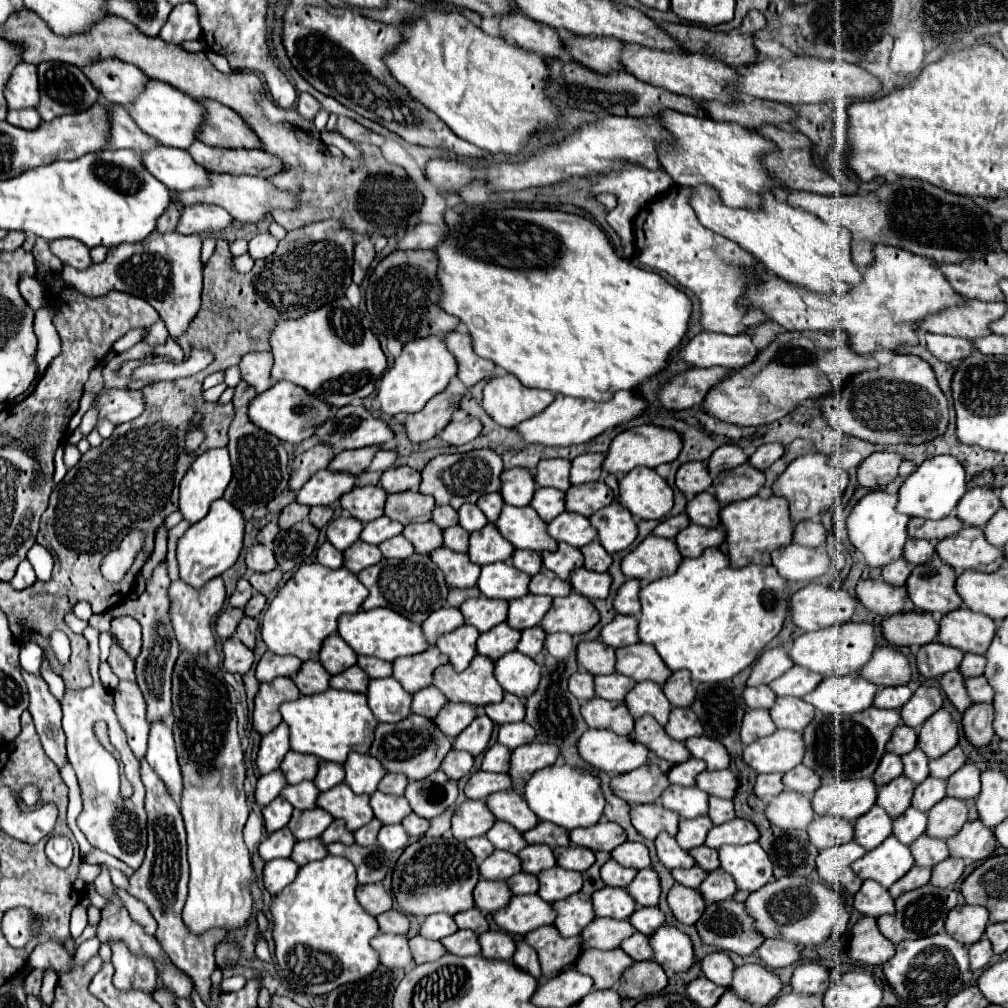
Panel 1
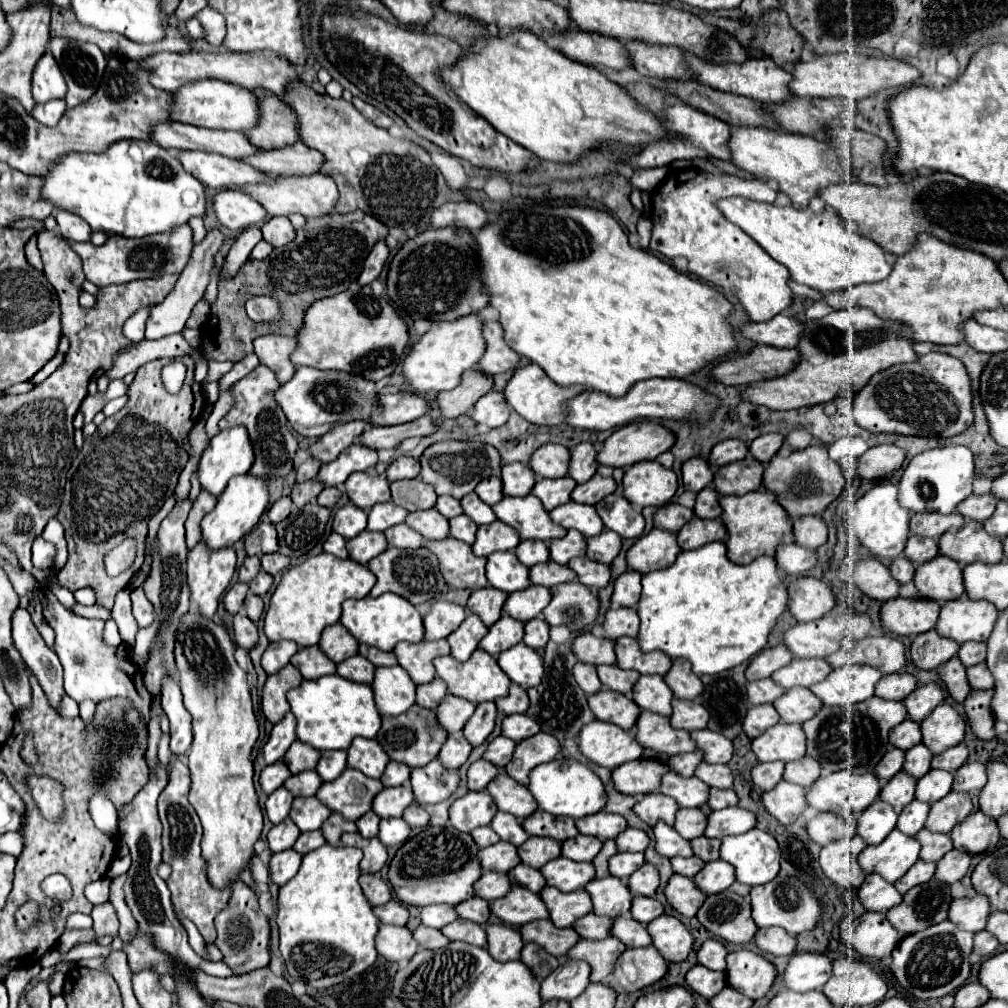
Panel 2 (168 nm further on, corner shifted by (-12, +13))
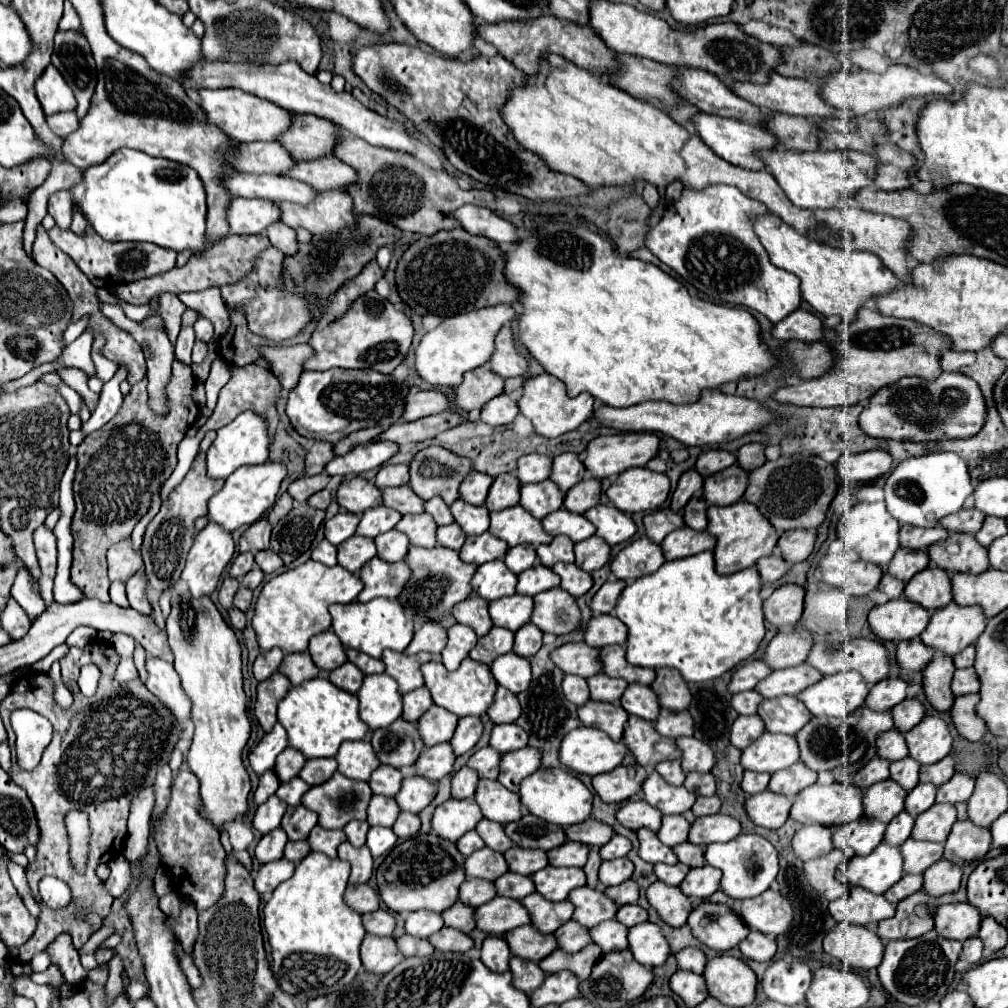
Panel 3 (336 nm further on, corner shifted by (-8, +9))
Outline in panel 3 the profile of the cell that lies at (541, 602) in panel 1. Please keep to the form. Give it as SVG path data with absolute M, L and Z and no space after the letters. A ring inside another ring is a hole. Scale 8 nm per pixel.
M520 594L490 602L490 618L494 626L502 626L512 632L530 622L532 610L534 610L534 600L530 596L520 596Z

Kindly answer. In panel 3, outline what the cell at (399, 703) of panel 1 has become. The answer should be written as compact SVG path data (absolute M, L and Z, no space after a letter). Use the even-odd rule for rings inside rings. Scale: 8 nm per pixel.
M388 674L364 676L356 696L360 700L360 718L370 730L390 726L402 714L402 694Z

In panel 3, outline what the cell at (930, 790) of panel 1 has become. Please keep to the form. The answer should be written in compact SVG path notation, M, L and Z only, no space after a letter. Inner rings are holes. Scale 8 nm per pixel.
M918 784L914 790L908 792L906 798L906 810L916 818L918 814L926 812L936 798L936 786L932 784Z

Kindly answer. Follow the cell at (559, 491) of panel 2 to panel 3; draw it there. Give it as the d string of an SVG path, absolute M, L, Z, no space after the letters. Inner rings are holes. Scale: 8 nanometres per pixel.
M548 480L538 484L524 484L520 488L520 506L538 520L562 508L562 502L564 502L564 492L560 492L558 486L552 486L552 482Z

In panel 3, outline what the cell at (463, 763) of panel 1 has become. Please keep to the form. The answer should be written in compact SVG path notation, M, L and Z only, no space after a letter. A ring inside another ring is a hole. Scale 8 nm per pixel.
M448 742L436 744L436 746L432 746L432 748L422 750L420 758L418 758L416 764L414 764L414 768L416 768L414 774L438 782L440 778L444 778L446 774L452 772L454 760L456 760L456 756L454 756L452 746L450 746Z

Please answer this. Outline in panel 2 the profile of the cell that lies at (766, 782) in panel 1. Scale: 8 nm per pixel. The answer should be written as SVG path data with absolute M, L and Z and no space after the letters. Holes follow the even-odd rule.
M776 760L770 764L756 764L752 768L752 780L756 786L760 786L762 790L772 790L784 774L784 762Z

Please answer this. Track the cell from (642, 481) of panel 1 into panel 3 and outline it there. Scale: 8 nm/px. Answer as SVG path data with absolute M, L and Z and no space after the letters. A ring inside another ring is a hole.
M628 468L606 490L608 500L622 512L648 512L664 504L670 492L666 474L648 468Z

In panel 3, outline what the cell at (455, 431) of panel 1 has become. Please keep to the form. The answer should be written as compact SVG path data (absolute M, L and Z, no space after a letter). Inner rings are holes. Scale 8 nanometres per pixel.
M500 394L496 398L492 398L480 412L482 422L492 424L492 426L504 426L510 424L516 416L518 416L518 404L516 400L512 400L508 394Z

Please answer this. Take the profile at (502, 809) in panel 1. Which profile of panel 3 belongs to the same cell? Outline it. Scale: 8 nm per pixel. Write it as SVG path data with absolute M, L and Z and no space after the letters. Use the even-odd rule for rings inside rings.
M480 780L474 800L488 820L508 824L522 818L522 804L518 794L510 792L496 780Z

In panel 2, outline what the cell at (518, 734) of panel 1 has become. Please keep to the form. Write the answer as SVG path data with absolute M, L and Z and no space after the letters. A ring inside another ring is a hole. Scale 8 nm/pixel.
M514 714L506 716L502 722L502 734L512 738L514 742L520 742L524 738L530 738L540 732L540 726L534 718L528 718L526 714Z

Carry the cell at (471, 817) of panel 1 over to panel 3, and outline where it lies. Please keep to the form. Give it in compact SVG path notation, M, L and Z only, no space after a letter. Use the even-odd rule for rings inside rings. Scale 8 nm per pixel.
M446 800L434 810L432 830L450 842L456 842L462 834L476 828L482 820L482 812L474 800Z

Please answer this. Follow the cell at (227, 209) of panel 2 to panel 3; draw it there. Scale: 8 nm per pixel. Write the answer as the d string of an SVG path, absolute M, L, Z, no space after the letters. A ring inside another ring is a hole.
M234 198L228 206L228 224L232 234L264 234L264 230L280 220L280 208L268 200Z

